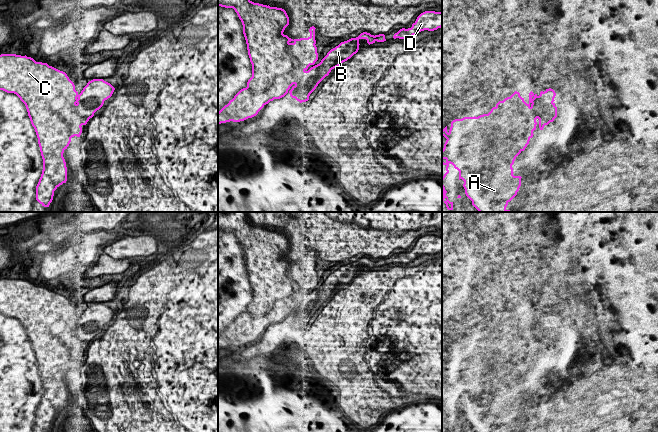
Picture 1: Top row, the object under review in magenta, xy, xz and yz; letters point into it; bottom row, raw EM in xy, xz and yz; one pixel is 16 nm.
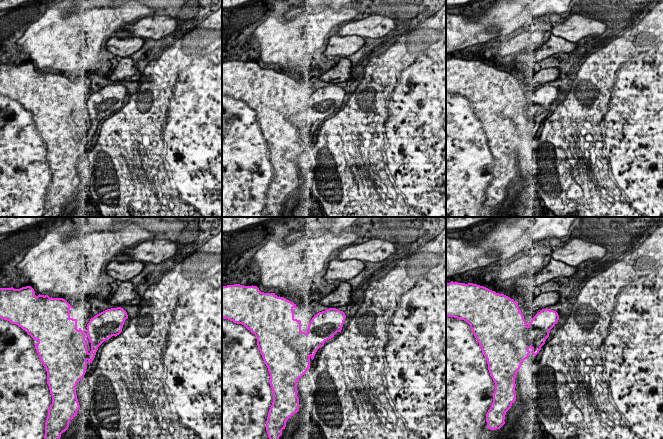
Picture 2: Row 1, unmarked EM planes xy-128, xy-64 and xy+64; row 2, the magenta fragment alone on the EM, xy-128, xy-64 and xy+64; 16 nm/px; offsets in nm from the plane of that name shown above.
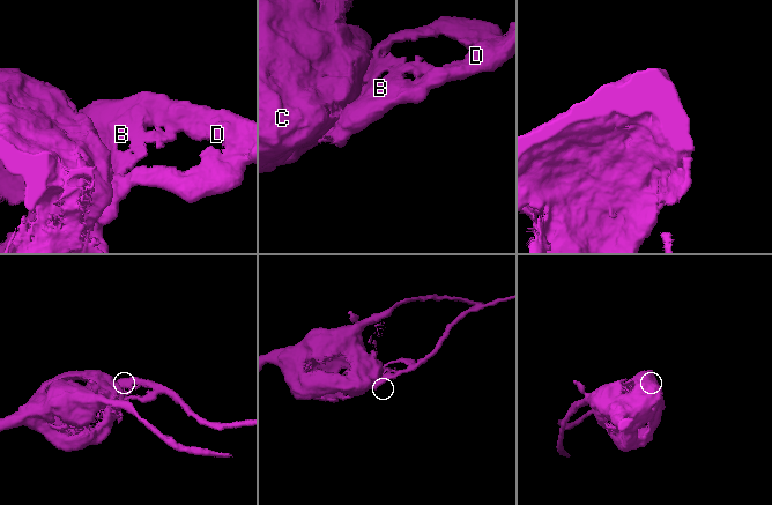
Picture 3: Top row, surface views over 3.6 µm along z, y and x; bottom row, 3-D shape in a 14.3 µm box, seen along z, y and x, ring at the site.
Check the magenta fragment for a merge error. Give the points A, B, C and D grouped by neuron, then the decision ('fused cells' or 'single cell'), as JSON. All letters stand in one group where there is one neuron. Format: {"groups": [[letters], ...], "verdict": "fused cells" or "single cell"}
{"groups": [["A", "C"], ["B", "D"]], "verdict": "fused cells"}

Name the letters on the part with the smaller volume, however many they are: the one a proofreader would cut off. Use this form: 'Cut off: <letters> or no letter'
Cut off: B, D

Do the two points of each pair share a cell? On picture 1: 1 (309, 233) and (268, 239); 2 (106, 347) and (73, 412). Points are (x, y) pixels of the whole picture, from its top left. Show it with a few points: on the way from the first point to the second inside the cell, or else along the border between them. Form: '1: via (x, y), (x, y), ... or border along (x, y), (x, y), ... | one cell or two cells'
1: border along (279, 231), (288, 241), (283, 256), (287, 259) | two cells
2: border along (82, 406), (83, 409) | two cells

